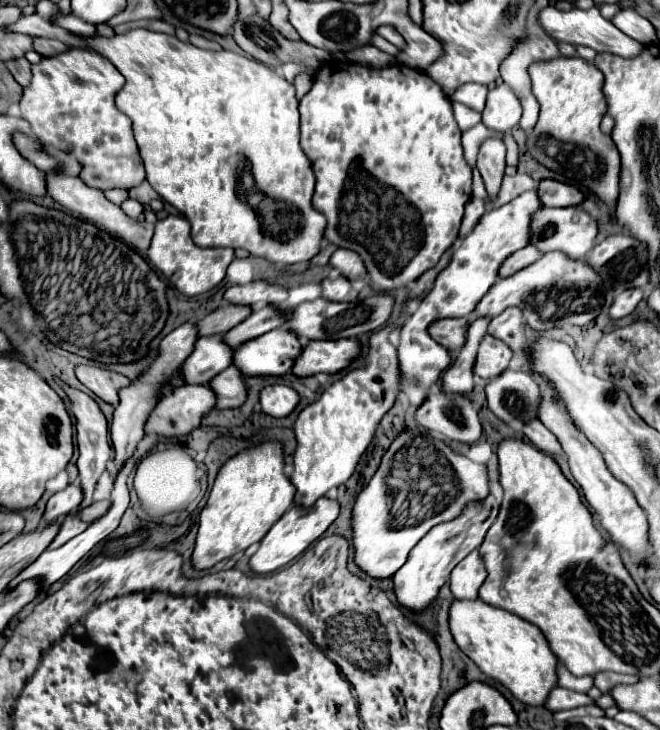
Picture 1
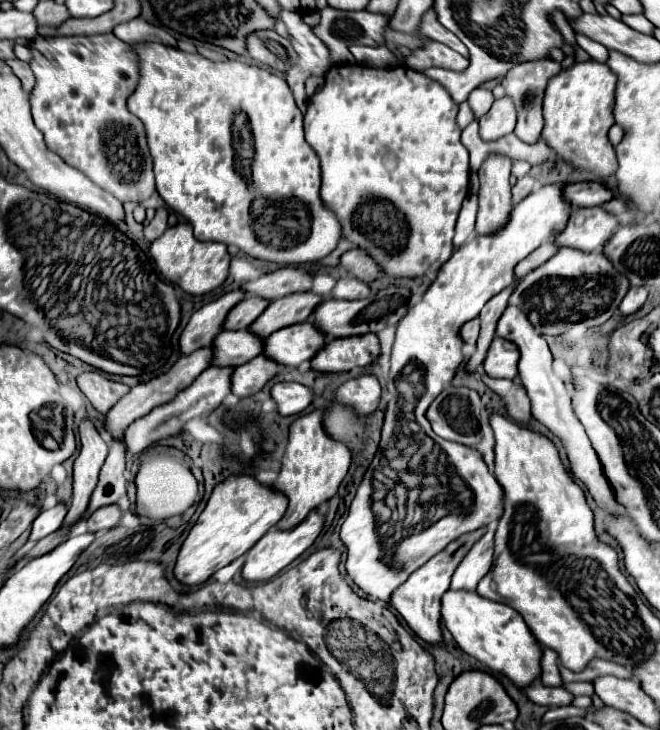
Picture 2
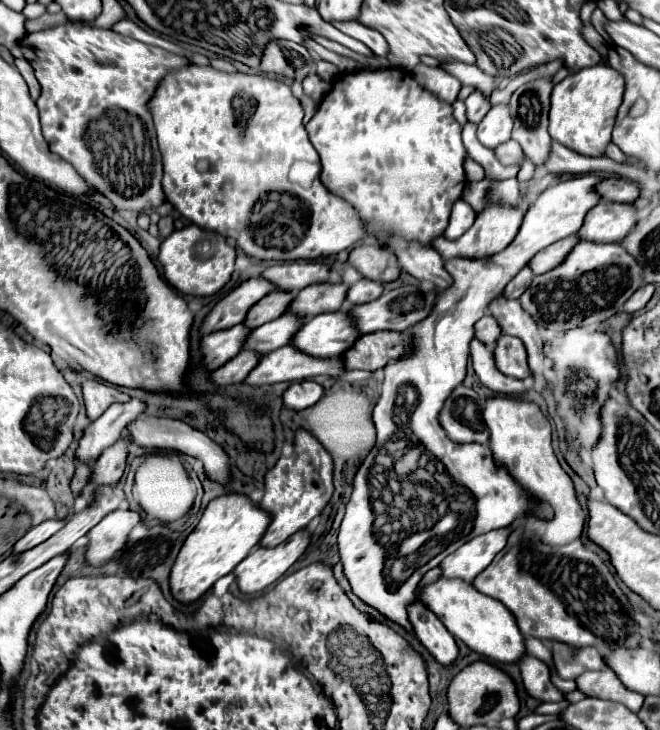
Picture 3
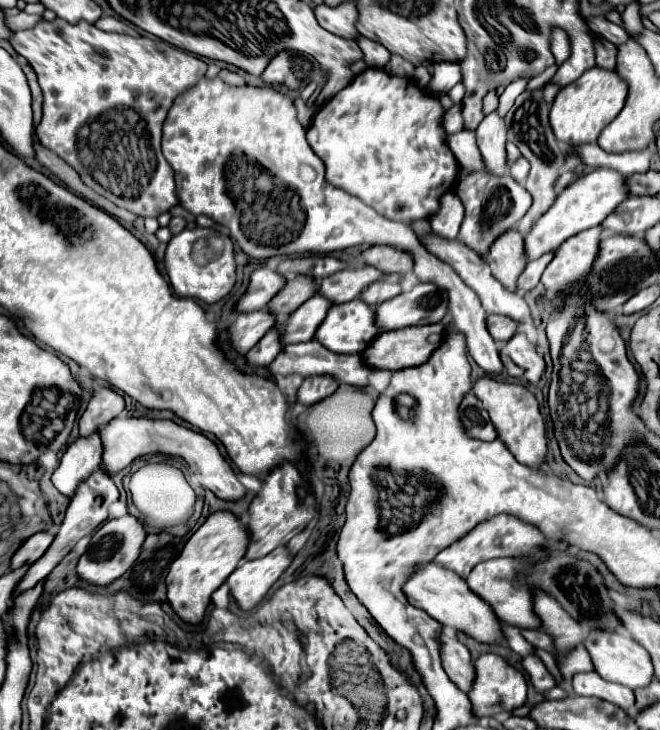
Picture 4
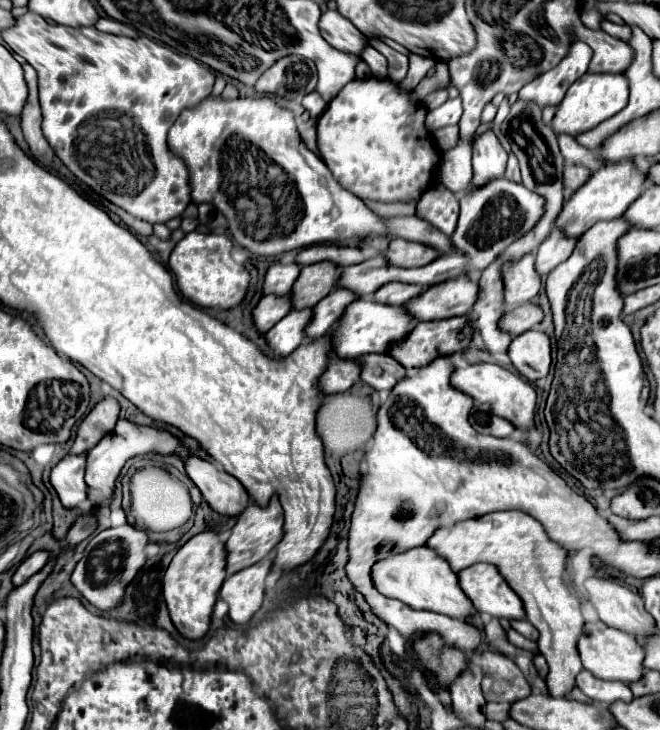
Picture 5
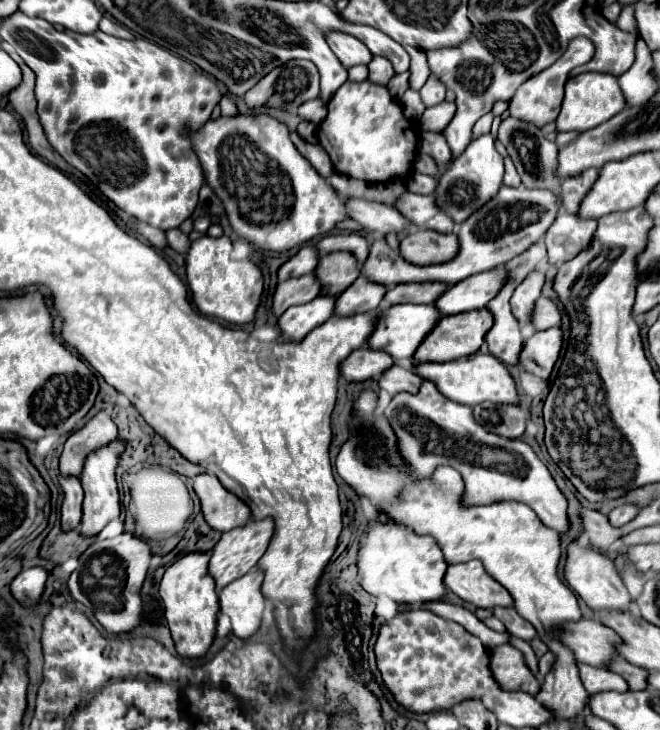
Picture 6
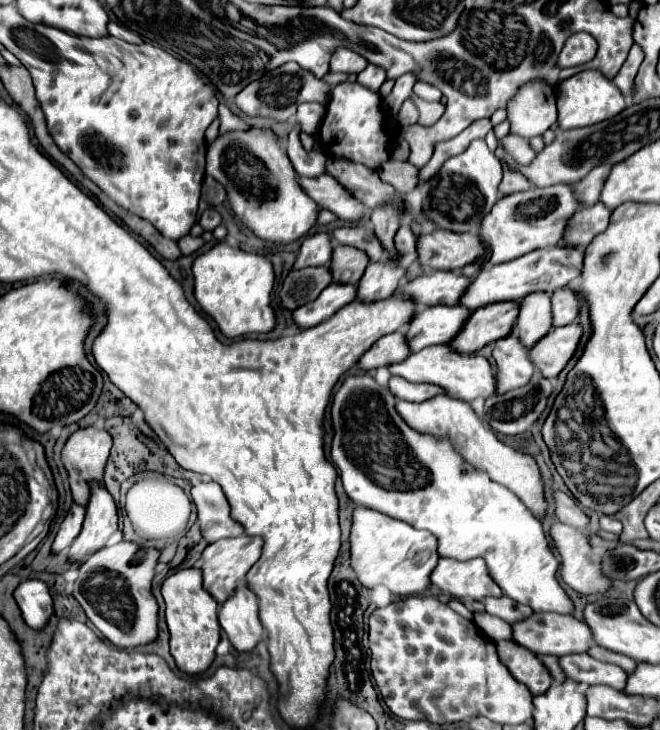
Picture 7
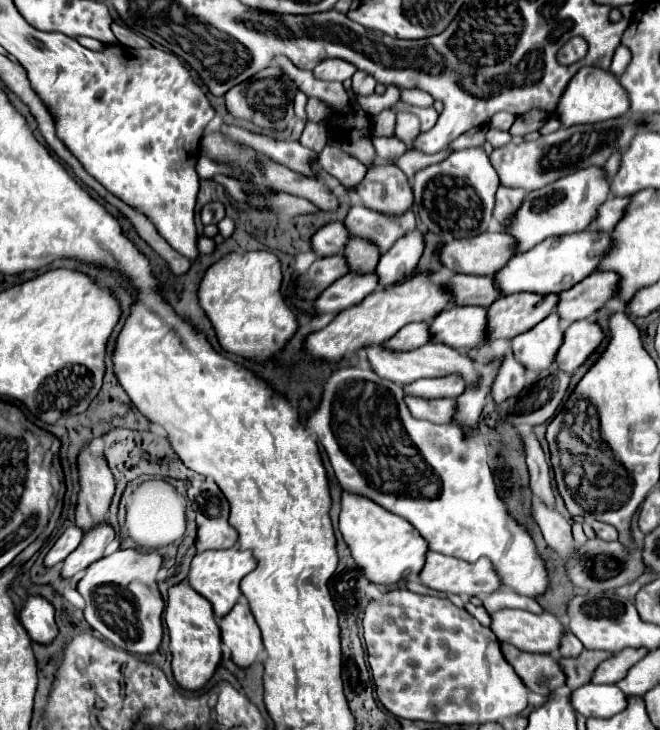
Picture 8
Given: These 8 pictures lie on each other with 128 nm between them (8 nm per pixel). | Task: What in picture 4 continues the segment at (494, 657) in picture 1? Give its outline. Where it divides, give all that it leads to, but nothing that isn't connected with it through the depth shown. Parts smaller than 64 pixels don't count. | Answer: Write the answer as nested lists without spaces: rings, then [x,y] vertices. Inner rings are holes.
[[[428,562],[422,564],[420,570],[416,570],[408,582],[404,582],[402,592],[406,594],[408,602],[424,612],[428,612],[432,618],[436,618],[440,624],[460,630],[472,638],[476,638],[478,642],[488,642],[488,644],[500,644],[504,640],[502,628],[500,628],[500,620],[496,618],[496,614],[492,612],[492,608],[480,598],[476,596],[468,584],[456,576],[456,572],[444,568],[438,562]]]

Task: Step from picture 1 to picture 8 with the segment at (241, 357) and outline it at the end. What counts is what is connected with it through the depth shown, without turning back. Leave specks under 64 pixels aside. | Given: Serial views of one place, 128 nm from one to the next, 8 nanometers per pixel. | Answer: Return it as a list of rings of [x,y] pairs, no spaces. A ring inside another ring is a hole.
[[[454,304],[432,320],[432,342],[442,342],[452,348],[482,346],[486,344],[484,320],[488,320],[488,308]]]

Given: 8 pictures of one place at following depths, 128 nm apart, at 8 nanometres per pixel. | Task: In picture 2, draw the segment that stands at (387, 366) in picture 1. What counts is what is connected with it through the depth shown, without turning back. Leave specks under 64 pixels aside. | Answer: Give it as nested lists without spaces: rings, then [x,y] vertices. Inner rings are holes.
[[[360,376],[342,384],[336,392],[336,400],[352,406],[360,416],[372,414],[380,402],[380,384],[374,376]],[[316,410],[312,414],[296,418],[290,426],[290,442],[282,458],[282,468],[278,478],[272,484],[276,492],[282,492],[288,498],[288,510],[284,518],[276,524],[278,530],[290,530],[298,526],[314,508],[330,500],[338,492],[338,486],[348,472],[350,450],[346,444],[332,440],[324,432],[322,418],[324,418],[324,412]]]

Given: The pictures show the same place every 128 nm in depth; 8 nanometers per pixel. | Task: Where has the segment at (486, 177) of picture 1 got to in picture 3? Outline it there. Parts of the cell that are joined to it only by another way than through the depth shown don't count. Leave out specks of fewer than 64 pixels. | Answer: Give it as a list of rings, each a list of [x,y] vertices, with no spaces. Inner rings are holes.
[[[490,204],[482,214],[478,214],[472,228],[468,232],[464,232],[458,240],[450,242],[444,236],[438,236],[436,240],[432,240],[432,248],[436,248],[440,252],[440,256],[444,256],[444,260],[450,260],[450,258],[476,258],[478,260],[484,256],[494,256],[496,252],[502,252],[504,248],[508,248],[508,244],[516,238],[522,218],[524,218],[524,214],[520,212],[520,208]]]

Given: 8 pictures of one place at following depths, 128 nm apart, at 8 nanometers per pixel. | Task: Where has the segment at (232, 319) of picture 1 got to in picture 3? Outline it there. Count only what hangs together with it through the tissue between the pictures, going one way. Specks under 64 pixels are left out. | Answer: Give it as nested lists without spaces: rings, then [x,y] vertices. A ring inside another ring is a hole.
[[[270,292],[258,304],[252,306],[244,324],[248,324],[250,328],[256,328],[260,324],[276,320],[278,316],[282,316],[288,310],[288,304],[292,302],[292,296],[294,296],[292,292]]]

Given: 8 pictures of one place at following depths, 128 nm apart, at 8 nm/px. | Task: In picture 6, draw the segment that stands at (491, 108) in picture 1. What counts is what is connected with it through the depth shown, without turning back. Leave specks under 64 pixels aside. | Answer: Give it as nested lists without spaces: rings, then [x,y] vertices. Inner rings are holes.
[[[484,134],[472,140],[468,148],[460,154],[460,158],[456,158],[440,176],[438,186],[434,190],[436,204],[444,208],[444,212],[448,212],[448,216],[456,226],[460,226],[464,220],[468,220],[468,216],[472,216],[472,212],[476,212],[476,208],[482,208],[488,200],[492,200],[492,196],[496,196],[496,192],[502,186],[502,174],[504,174],[502,156],[496,152],[492,136]]]

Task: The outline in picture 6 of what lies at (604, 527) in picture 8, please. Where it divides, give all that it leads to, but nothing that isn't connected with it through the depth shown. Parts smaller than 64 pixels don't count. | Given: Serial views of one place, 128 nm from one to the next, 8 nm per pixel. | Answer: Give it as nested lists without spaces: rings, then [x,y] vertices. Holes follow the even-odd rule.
[[[618,506],[618,508],[614,508],[610,514],[608,514],[608,522],[612,524],[612,526],[624,526],[624,524],[628,524],[636,514],[638,514],[640,510],[636,508],[636,506]]]

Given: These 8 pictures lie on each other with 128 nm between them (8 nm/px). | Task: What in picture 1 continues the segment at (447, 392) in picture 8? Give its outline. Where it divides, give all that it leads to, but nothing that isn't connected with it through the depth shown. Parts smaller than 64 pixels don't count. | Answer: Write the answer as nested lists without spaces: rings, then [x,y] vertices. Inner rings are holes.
[[[230,366],[218,376],[210,380],[210,386],[216,394],[216,410],[226,410],[226,408],[238,408],[246,402],[248,398],[248,388],[246,388],[246,376]]]

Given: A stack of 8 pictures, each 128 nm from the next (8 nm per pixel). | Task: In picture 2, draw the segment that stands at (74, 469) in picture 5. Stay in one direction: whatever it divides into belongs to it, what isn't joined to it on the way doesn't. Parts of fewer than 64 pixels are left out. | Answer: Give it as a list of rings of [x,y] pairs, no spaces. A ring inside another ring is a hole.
[[[212,346],[198,348],[196,352],[192,352],[192,354],[188,354],[188,356],[182,356],[166,374],[162,374],[162,376],[158,376],[158,378],[152,378],[150,382],[144,382],[144,384],[134,386],[134,388],[132,388],[120,402],[116,402],[116,406],[106,414],[106,430],[108,430],[108,434],[110,434],[114,440],[120,440],[120,438],[124,436],[126,428],[128,428],[134,420],[146,416],[146,414],[152,412],[156,406],[162,406],[162,404],[168,404],[170,400],[174,400],[178,392],[182,392],[184,388],[188,388],[188,386],[210,366],[210,362],[212,362]]]

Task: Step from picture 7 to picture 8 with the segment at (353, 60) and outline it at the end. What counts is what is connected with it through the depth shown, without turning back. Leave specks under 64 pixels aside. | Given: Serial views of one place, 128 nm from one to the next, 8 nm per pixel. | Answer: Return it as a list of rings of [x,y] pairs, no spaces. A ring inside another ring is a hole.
[[[330,58],[330,60],[322,60],[322,64],[318,64],[312,74],[318,78],[318,80],[348,80],[352,74],[356,72],[356,68],[344,60],[338,60],[338,58]]]

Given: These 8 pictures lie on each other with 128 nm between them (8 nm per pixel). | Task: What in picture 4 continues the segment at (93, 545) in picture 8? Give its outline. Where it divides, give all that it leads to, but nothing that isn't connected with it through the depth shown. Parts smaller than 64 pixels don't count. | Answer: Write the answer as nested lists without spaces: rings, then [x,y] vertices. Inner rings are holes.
[[[120,414],[114,420],[110,420],[110,424],[100,428],[100,438],[104,444],[100,468],[104,472],[108,472],[110,476],[124,470],[138,456],[160,452],[166,456],[184,458],[186,464],[192,466],[196,474],[200,474],[200,486],[214,492],[220,500],[236,502],[246,494],[246,488],[238,482],[236,474],[232,472],[226,458],[218,452],[216,444],[210,442],[204,434],[178,426],[172,420],[148,420],[147,417],[126,417],[126,415]]]

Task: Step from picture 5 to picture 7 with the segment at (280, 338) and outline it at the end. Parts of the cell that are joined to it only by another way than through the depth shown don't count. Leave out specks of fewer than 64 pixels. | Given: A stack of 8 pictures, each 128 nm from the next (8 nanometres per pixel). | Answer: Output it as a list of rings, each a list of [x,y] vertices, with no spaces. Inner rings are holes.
[[[332,282],[330,286],[326,286],[320,292],[320,296],[314,302],[308,302],[308,304],[296,308],[294,320],[302,328],[316,326],[316,324],[328,320],[334,312],[338,312],[342,306],[350,304],[352,300],[356,300],[356,286]]]

